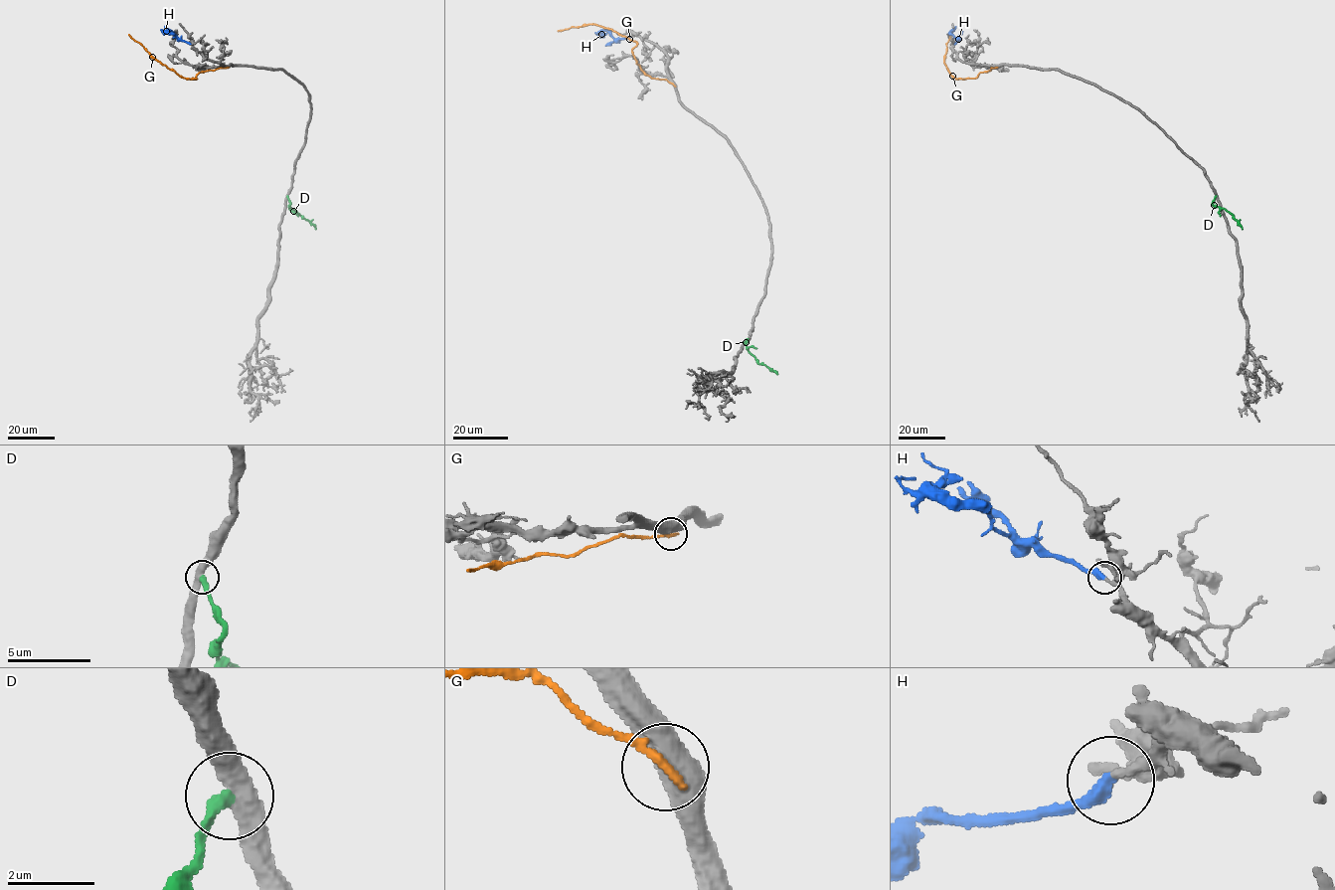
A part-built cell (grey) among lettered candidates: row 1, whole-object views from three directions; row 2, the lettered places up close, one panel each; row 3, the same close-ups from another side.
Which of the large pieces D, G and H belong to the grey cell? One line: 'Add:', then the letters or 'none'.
Add: H

